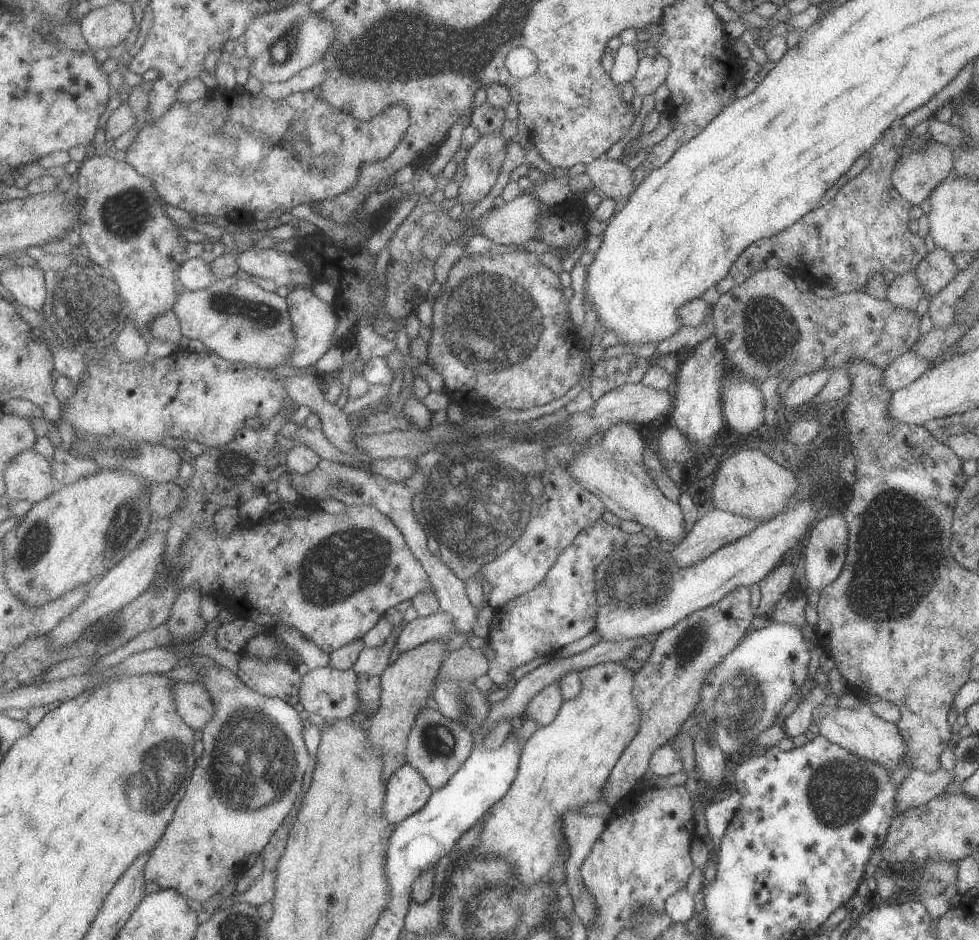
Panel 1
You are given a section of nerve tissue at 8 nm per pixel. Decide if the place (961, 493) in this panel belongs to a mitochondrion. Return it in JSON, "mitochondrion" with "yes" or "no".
{"mitochondrion":"no"}

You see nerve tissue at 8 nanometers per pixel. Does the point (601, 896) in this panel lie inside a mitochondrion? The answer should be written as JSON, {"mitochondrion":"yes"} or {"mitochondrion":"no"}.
{"mitochondrion":"no"}

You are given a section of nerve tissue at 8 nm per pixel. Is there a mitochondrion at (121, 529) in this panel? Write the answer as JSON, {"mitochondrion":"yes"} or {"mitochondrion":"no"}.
{"mitochondrion":"yes"}

